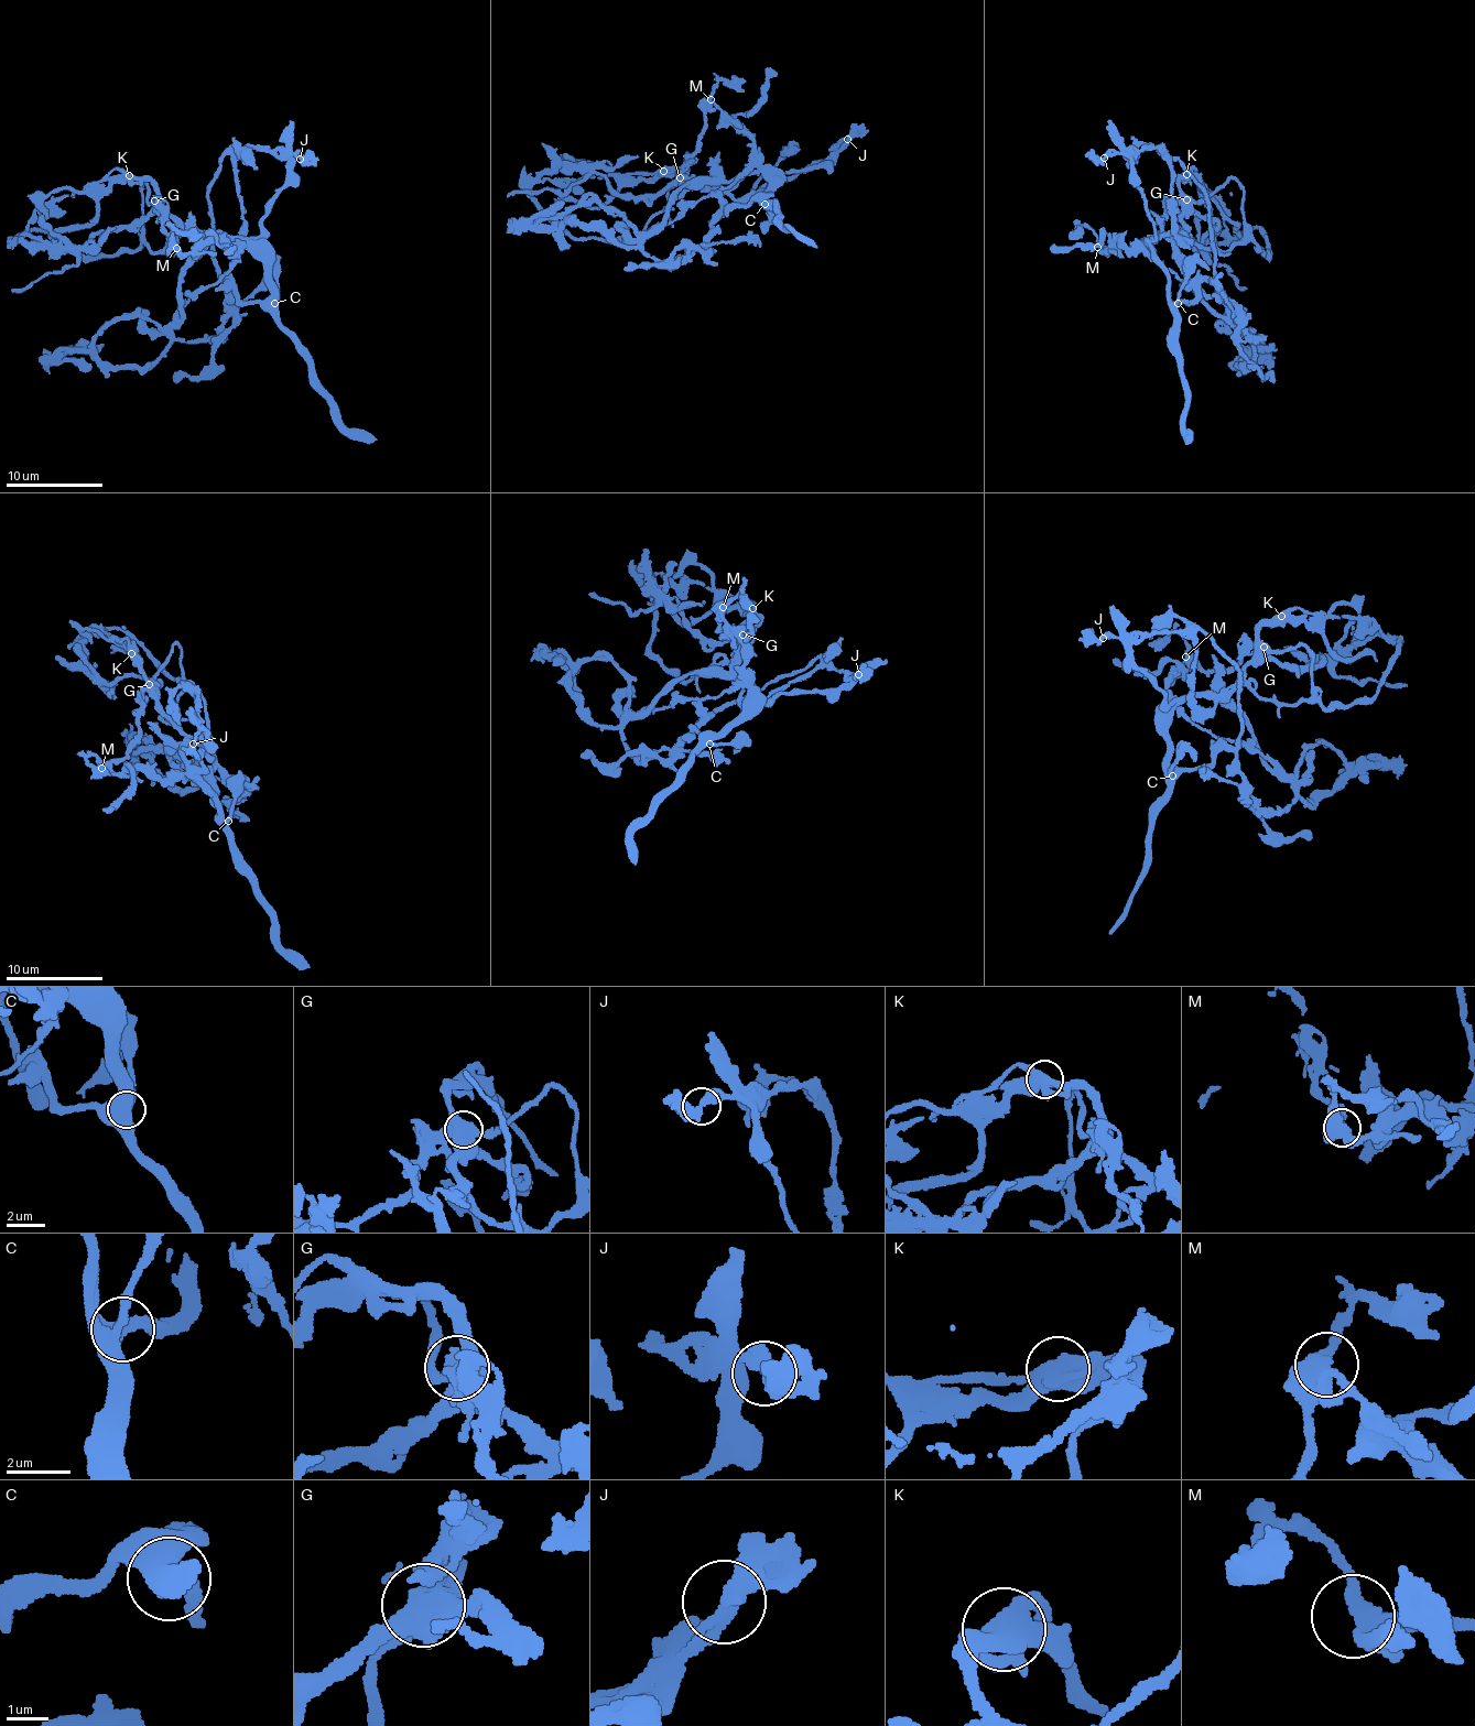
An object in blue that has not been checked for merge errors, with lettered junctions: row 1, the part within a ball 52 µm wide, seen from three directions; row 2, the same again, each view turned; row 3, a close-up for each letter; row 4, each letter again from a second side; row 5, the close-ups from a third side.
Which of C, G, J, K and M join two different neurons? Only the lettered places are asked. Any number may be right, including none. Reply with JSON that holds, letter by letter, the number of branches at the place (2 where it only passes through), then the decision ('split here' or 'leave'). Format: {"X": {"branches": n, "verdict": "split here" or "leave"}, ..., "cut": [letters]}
{"C": {"branches": 3, "verdict": "leave"}, "G": {"branches": 4, "verdict": "split here"}, "J": {"branches": 2, "verdict": "leave"}, "K": {"branches": 3, "verdict": "split here"}, "M": {"branches": 3, "verdict": "leave"}, "cut": ["G", "K"]}

